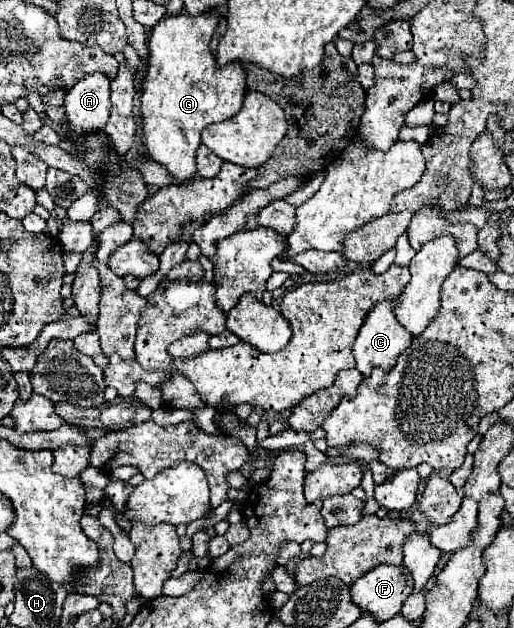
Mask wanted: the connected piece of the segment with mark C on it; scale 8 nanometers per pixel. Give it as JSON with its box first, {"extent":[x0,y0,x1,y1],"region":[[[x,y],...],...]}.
{"extent":[354,296,414,376],"region":[[[398,296],[388,298],[378,302],[370,314],[364,320],[364,326],[360,328],[360,334],[354,342],[354,358],[356,358],[356,368],[362,372],[362,376],[370,376],[374,366],[382,366],[384,370],[390,370],[394,366],[394,360],[412,344],[414,334],[410,334],[408,330],[402,328],[402,324],[398,322],[396,314],[394,314],[394,306],[398,306]]]}

